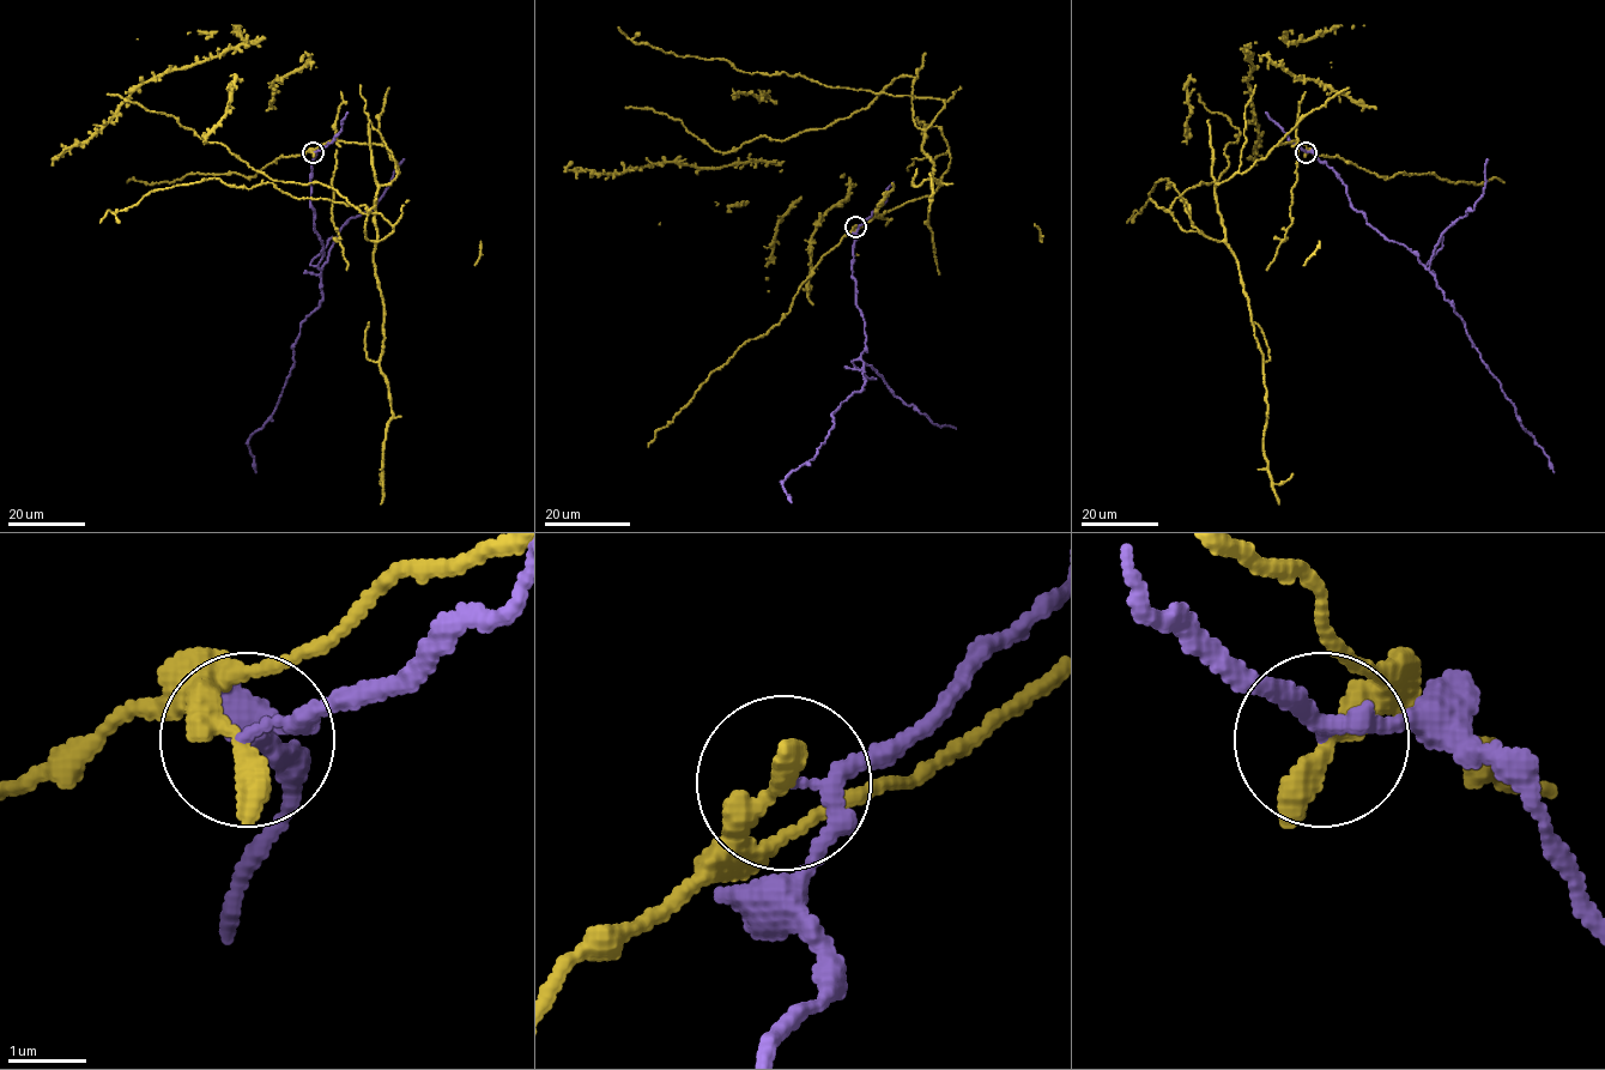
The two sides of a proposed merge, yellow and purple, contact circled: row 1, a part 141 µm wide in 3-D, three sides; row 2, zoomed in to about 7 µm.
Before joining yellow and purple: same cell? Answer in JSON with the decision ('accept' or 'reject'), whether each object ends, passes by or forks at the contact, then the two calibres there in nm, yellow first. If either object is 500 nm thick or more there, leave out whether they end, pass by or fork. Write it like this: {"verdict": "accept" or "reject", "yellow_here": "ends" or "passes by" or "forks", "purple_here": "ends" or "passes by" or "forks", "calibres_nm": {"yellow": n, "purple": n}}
{"verdict": "reject", "yellow_here": "ends", "purple_here": "passes by", "calibres_nm": {"yellow": 460, "purple": 150}}

